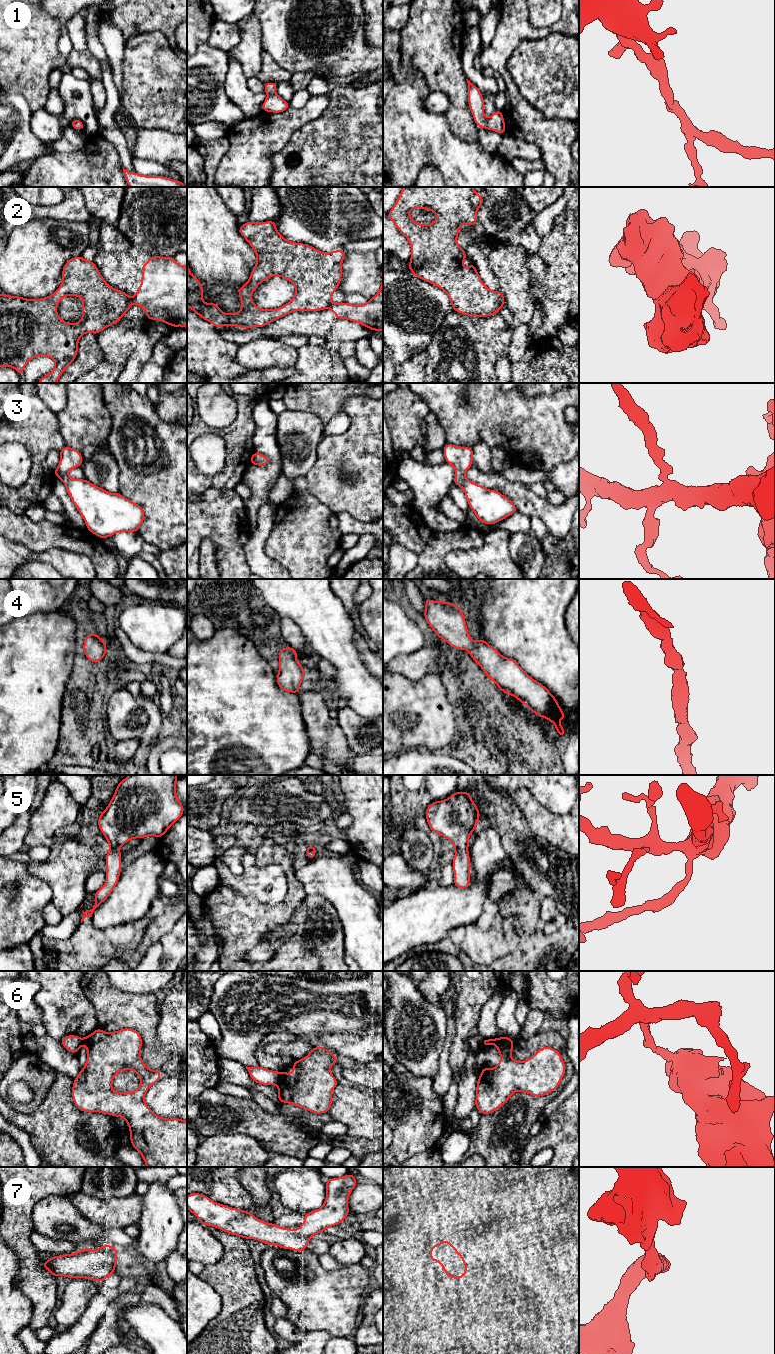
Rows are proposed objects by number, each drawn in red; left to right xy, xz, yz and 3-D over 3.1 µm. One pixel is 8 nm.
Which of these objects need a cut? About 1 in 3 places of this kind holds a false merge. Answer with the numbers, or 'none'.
2, 6

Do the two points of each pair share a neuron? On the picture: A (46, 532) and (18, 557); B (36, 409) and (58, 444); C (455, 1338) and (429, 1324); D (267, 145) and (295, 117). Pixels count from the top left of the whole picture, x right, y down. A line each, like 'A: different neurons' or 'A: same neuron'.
A: different neurons
B: same neuron
C: different neurons
D: same neuron

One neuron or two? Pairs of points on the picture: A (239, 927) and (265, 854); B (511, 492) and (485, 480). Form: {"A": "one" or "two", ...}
{"A": "one", "B": "one"}

